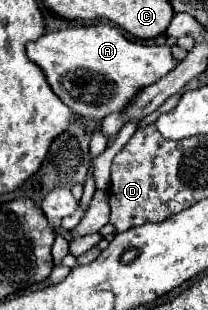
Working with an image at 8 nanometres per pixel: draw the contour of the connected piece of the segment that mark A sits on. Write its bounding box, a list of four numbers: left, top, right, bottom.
[26,23,178,161]

